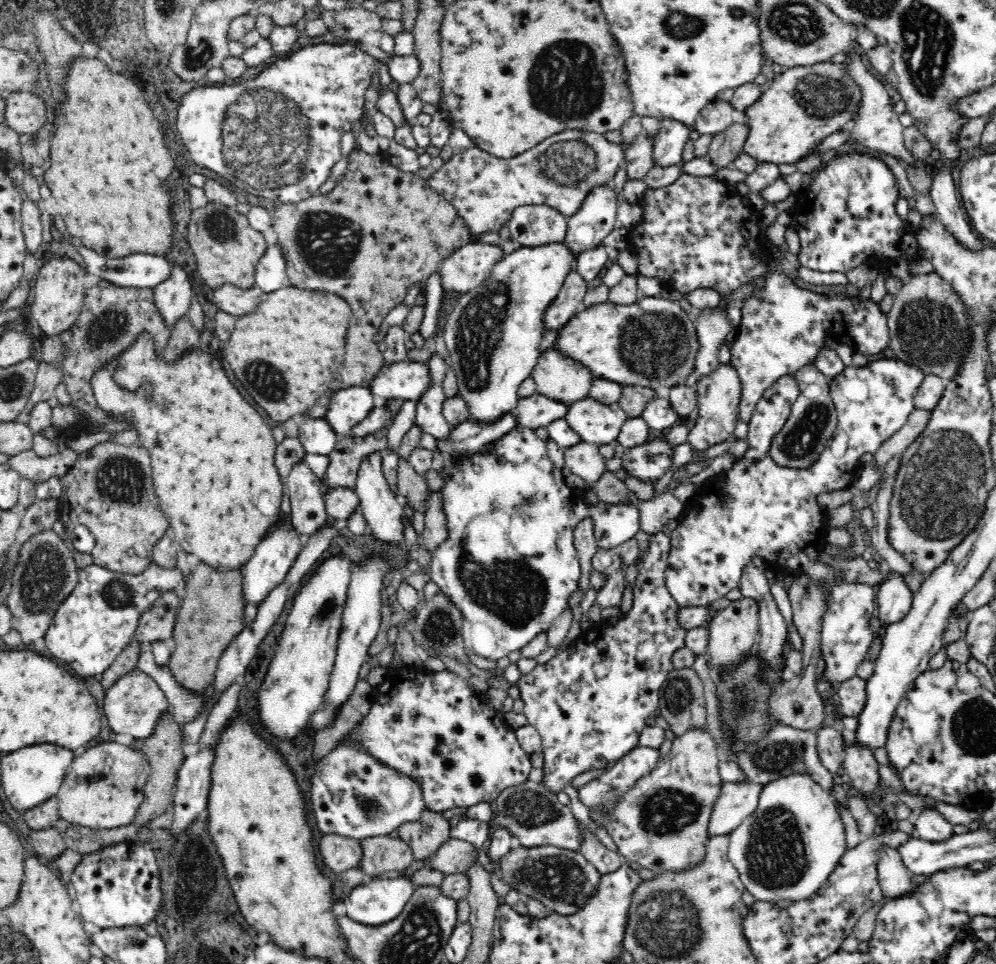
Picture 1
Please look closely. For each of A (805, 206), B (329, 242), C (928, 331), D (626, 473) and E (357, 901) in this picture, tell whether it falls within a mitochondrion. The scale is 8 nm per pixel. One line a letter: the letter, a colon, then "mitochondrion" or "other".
A: other
B: mitochondrion
C: mitochondrion
D: other
E: other

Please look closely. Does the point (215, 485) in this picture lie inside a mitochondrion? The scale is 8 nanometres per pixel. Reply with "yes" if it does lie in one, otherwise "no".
no

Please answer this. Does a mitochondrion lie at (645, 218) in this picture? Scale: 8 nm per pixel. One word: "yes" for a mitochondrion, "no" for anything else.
no

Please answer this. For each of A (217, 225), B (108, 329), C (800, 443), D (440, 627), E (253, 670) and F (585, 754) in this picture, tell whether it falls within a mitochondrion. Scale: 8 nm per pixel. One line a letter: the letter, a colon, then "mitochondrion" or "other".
A: mitochondrion
B: mitochondrion
C: mitochondrion
D: mitochondrion
E: other
F: other

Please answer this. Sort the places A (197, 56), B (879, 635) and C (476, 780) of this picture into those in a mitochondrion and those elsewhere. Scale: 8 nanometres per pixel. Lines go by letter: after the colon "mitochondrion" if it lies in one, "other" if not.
A: mitochondrion
B: other
C: other

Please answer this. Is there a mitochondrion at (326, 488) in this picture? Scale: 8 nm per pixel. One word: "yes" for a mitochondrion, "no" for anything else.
no

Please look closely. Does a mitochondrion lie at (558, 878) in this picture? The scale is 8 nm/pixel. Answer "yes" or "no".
yes

